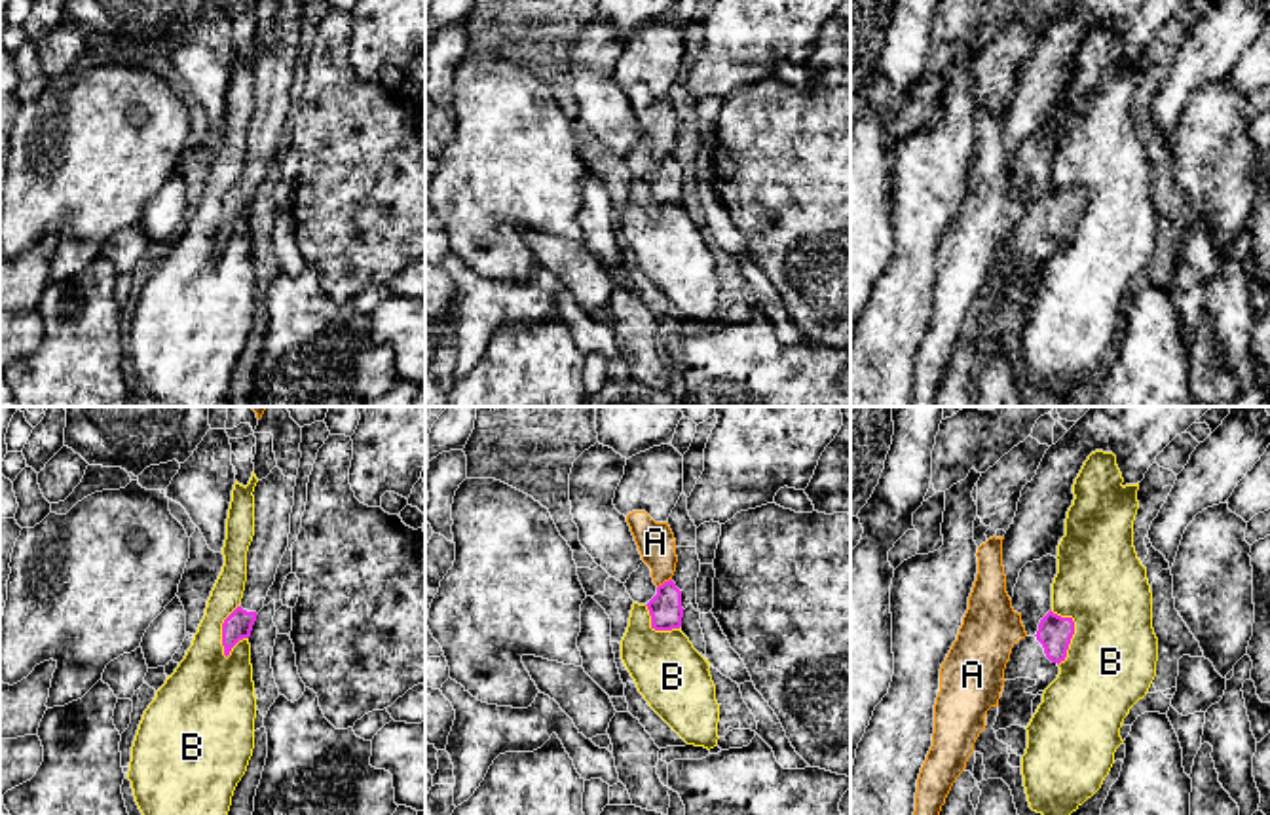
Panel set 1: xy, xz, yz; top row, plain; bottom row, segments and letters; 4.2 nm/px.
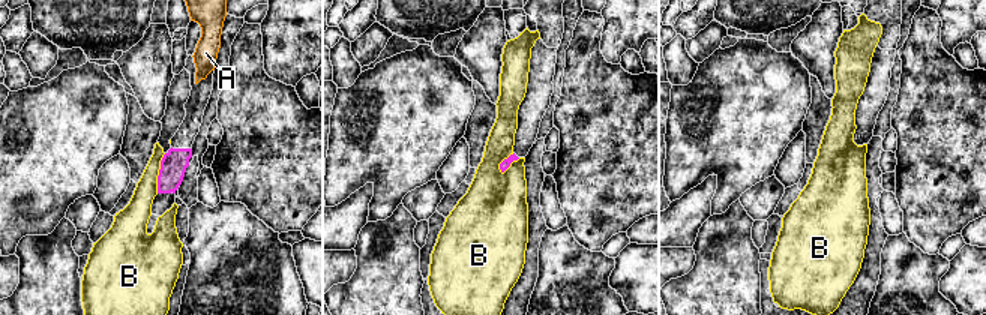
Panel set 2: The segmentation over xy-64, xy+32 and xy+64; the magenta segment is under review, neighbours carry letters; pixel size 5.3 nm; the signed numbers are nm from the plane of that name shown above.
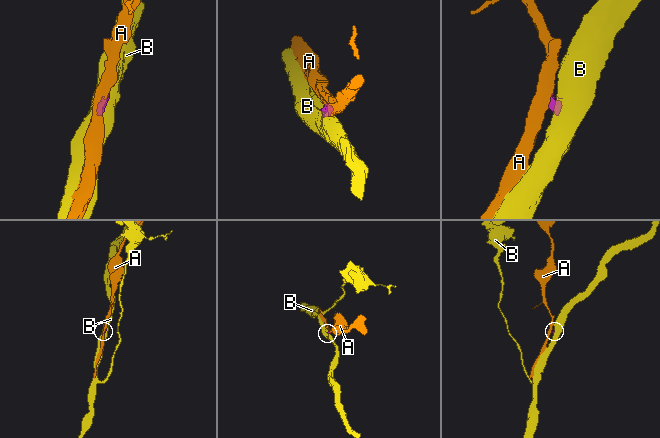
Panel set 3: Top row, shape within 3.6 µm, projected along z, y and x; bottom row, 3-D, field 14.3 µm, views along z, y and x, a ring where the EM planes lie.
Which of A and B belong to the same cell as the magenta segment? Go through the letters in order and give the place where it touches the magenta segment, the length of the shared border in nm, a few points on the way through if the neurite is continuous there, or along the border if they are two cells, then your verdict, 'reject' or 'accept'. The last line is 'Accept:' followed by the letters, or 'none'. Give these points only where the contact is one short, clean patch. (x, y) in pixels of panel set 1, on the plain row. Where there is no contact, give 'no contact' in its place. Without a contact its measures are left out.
A: xz (665, 156) | 80 nm | along xz (671, 152), (657, 162) | reject
B: xy (223, 206) | 240 nm | along xy (238, 179), (223, 198), (223, 228), (226, 232) | reject
Accept: none

